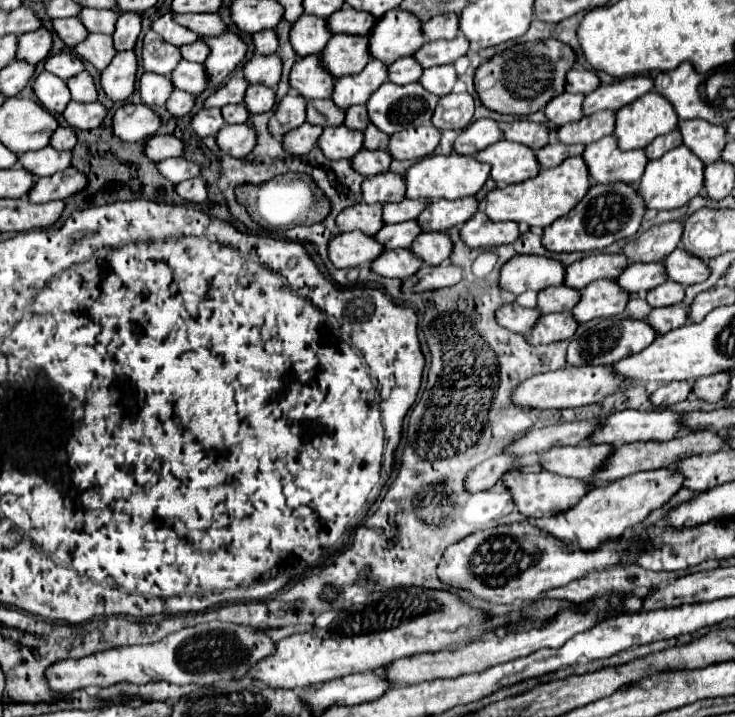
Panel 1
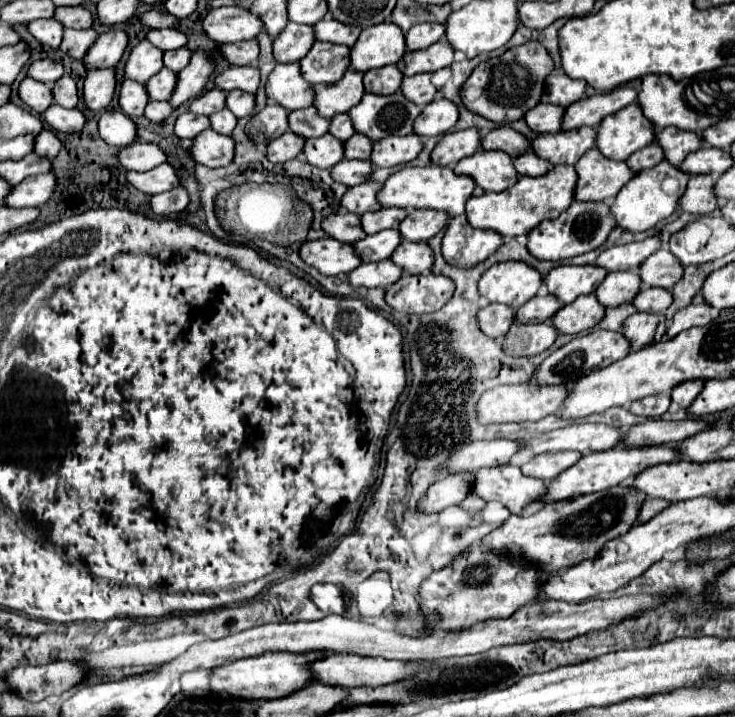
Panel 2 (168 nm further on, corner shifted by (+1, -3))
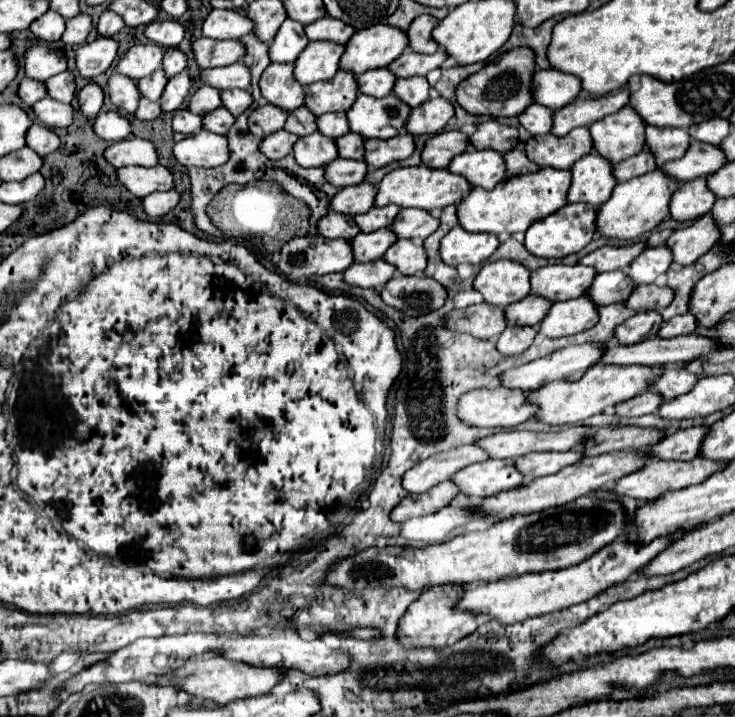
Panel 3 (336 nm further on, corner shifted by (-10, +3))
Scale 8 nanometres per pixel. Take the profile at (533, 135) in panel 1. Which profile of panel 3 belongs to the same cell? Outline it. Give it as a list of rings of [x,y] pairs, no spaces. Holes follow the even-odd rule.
[[[486,120],[478,124],[478,130],[470,136],[470,144],[478,150],[498,150],[506,154],[518,146],[518,130],[504,126],[496,120]]]

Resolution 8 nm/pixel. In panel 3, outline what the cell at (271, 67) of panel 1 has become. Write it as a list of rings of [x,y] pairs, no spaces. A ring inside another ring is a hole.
[[[234,62],[230,66],[222,68],[210,68],[202,72],[202,82],[210,84],[218,90],[230,90],[230,88],[250,88],[250,72],[248,66],[242,66],[242,62]]]

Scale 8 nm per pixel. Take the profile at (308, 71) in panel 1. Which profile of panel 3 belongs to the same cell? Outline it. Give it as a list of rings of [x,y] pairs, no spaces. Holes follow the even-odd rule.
[[[292,62],[270,64],[260,78],[260,90],[268,102],[272,102],[274,106],[280,106],[288,112],[292,112],[294,108],[304,104],[306,88],[304,88],[304,84],[296,82]]]

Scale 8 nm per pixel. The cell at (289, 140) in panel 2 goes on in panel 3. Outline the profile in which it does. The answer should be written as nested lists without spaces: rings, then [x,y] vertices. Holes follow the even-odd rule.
[[[280,130],[278,134],[270,134],[262,140],[260,150],[270,158],[270,160],[280,160],[292,154],[292,146],[296,144],[296,134],[288,134],[286,130]]]

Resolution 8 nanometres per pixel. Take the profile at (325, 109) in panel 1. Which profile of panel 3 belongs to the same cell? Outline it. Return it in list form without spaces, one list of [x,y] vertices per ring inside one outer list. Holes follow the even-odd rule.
[[[300,106],[296,110],[290,112],[288,120],[286,120],[286,130],[298,136],[308,136],[312,132],[316,132],[316,114],[312,114],[306,106]]]

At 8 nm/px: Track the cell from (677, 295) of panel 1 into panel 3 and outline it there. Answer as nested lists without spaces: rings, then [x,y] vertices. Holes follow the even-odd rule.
[[[642,284],[636,286],[630,298],[626,300],[626,306],[630,306],[636,312],[644,310],[658,310],[662,312],[668,308],[674,300],[674,292],[668,286],[656,286],[656,284]]]

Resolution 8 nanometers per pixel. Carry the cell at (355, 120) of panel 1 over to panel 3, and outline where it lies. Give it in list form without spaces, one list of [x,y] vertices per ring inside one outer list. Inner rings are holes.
[[[332,112],[332,114],[322,114],[318,118],[318,130],[330,138],[340,138],[350,132],[346,112]]]

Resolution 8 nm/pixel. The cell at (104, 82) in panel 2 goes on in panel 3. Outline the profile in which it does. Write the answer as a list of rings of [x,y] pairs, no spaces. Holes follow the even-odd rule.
[[[88,82],[80,92],[78,92],[78,100],[80,100],[80,112],[84,116],[96,116],[104,104],[104,90],[96,84],[96,82]]]

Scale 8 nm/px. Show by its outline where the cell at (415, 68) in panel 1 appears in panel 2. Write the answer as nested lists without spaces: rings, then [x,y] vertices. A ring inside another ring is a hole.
[[[385,66],[385,68],[373,68],[363,74],[363,88],[365,92],[373,94],[393,94],[401,86],[401,72],[397,72],[395,66]]]

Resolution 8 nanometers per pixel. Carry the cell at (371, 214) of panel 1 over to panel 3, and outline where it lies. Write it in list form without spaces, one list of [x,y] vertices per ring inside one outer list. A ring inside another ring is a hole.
[[[328,212],[320,222],[318,222],[318,232],[324,234],[324,238],[344,238],[352,240],[360,228],[356,226],[352,216],[344,216],[340,212]]]

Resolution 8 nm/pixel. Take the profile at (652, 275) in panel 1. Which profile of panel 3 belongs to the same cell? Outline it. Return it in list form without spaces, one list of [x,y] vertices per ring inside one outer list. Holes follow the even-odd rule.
[[[620,270],[616,272],[604,272],[598,274],[586,292],[594,304],[614,304],[614,302],[626,302],[628,294],[632,294],[634,282]]]

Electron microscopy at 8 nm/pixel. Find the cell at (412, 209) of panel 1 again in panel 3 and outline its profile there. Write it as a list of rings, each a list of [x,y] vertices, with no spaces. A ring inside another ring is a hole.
[[[374,206],[366,214],[354,216],[354,220],[356,220],[356,224],[360,226],[362,232],[374,232],[374,230],[380,230],[380,228],[390,228],[398,212],[400,212],[398,206],[384,206],[384,208]]]

